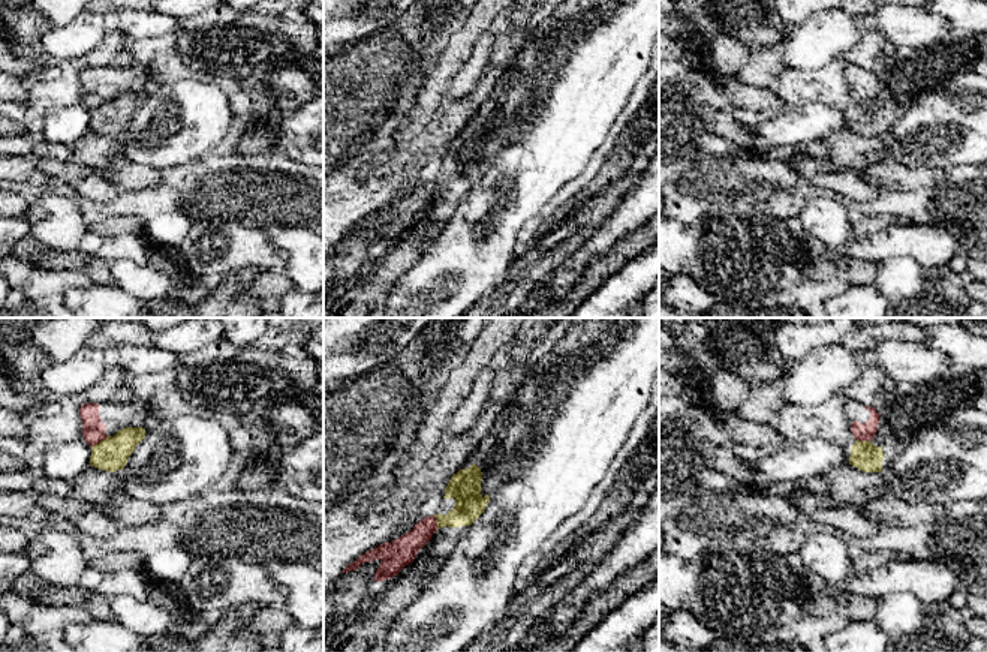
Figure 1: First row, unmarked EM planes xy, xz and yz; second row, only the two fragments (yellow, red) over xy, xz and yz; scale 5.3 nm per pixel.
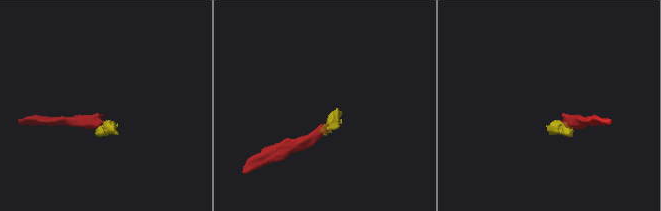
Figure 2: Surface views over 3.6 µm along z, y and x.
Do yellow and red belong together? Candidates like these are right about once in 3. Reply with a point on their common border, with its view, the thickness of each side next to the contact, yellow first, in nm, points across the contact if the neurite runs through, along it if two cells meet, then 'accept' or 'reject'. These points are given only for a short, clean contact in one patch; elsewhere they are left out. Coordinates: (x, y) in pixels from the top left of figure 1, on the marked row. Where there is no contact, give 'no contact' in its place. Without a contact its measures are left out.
xy (101, 441) | 180/130 nm | along xy (108, 436), (92, 447) | reject

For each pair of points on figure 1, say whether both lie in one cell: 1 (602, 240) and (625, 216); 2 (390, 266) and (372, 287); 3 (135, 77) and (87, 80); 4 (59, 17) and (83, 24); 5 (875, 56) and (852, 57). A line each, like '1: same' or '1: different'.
1: same
2: same
3: same
4: different
5: same

